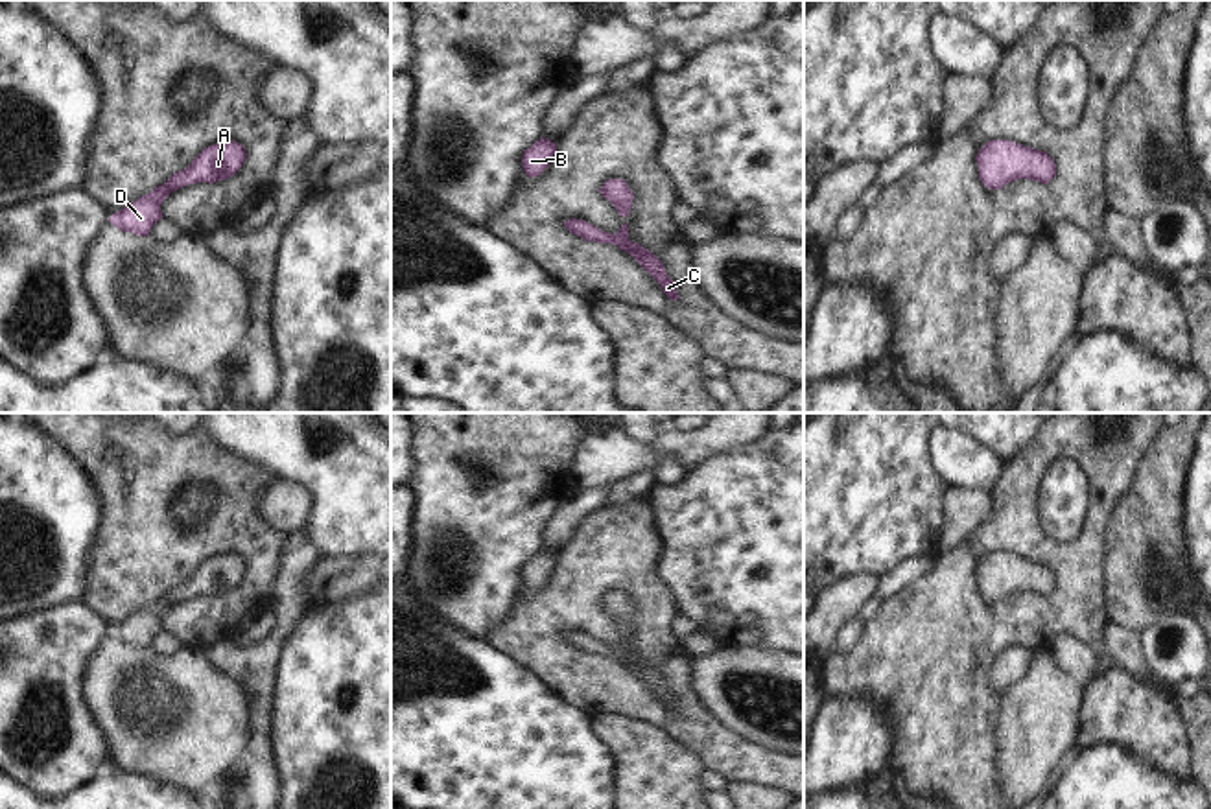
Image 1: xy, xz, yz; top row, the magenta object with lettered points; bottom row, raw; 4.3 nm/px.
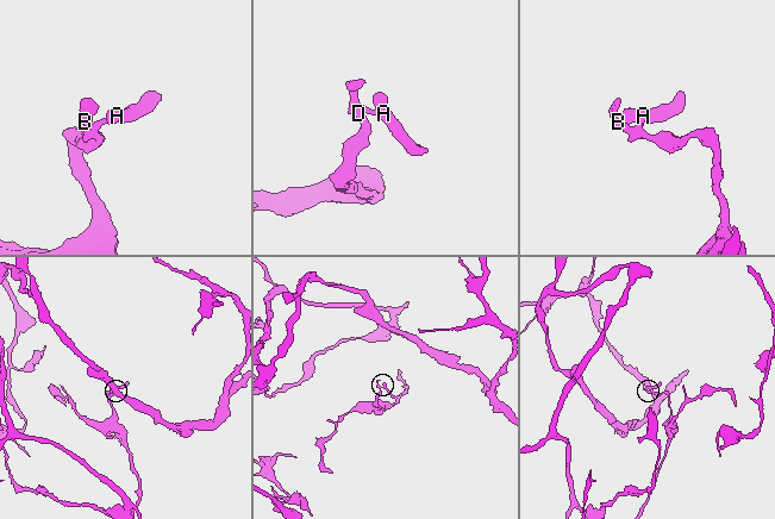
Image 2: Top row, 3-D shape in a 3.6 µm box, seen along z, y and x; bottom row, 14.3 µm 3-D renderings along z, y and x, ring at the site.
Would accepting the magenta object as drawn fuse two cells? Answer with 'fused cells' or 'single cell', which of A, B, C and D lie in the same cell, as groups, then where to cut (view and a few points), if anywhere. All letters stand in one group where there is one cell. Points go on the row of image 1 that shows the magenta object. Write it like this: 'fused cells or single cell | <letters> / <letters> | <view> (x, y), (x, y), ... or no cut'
single cell | A B C D | no cut

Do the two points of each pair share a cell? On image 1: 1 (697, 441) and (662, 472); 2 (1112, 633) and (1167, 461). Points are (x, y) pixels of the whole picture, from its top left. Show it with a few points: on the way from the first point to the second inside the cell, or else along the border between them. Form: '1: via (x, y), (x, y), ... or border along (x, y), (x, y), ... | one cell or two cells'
1: border along (686, 470), (673, 457), (662, 457), (653, 472) | two cells
2: border along (1110, 620), (1140, 636) | two cells

